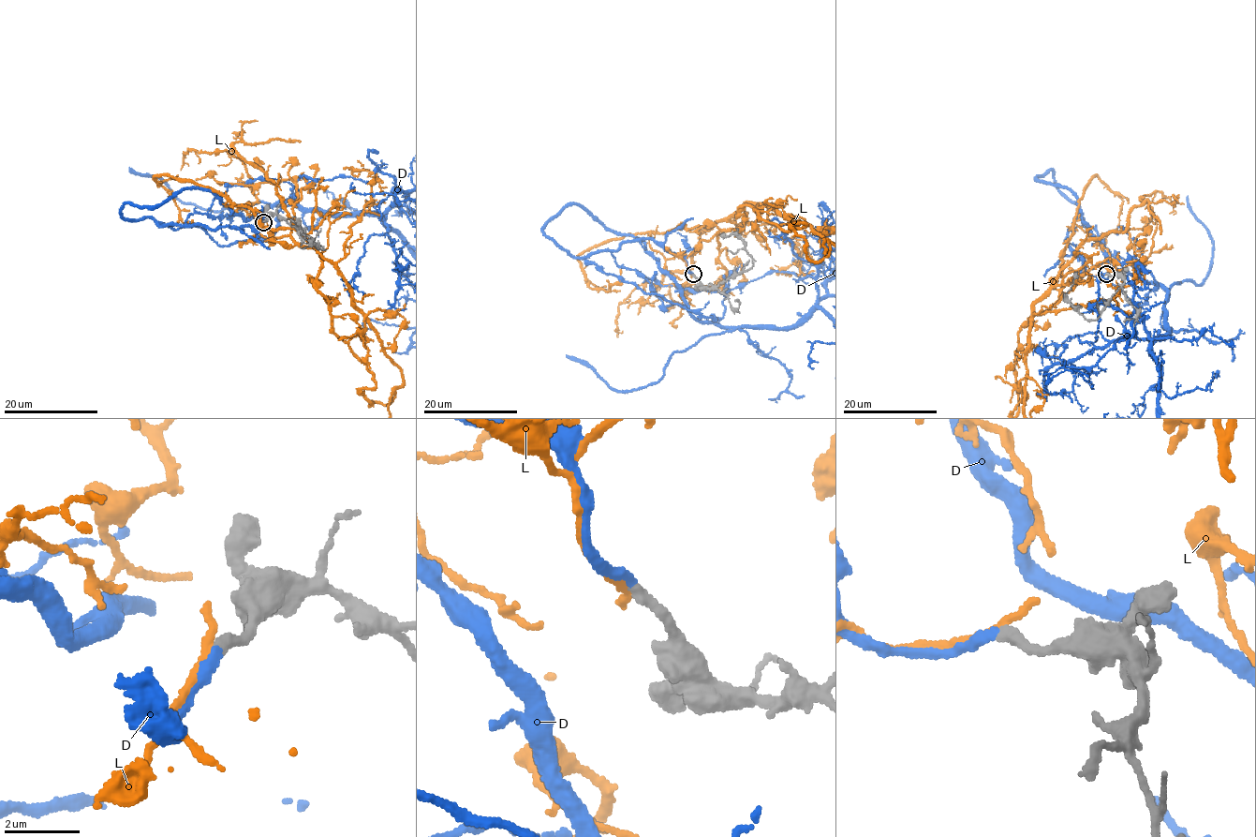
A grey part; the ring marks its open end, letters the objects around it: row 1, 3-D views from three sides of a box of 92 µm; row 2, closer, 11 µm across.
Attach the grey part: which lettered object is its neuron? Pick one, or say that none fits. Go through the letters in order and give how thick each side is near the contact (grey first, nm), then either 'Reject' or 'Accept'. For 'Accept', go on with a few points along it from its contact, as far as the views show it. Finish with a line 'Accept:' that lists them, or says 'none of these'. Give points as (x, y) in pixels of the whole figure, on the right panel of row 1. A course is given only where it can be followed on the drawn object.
D: Thickness 320 nm (grey) against 260 nm. Accept
L: Thickness 320 nm (grey) against 280 nm. Reject
Accept: D

